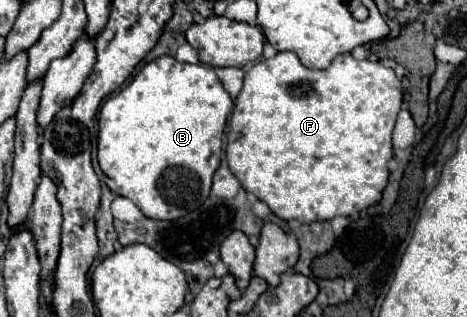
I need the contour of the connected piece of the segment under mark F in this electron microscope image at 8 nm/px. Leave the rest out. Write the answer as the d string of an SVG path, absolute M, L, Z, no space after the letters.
M277 53L271 59L255 63L245 73L243 89L235 99L230 116L227 135L229 169L233 169L233 175L241 181L245 191L265 201L269 209L285 221L297 219L301 223L313 223L329 221L339 215L353 215L381 201L388 183L386 158L389 161L393 155L392 133L401 99L401 81L393 69L383 67L380 61L357 61L345 53L337 55L329 69L317 71L301 65L295 53Z

